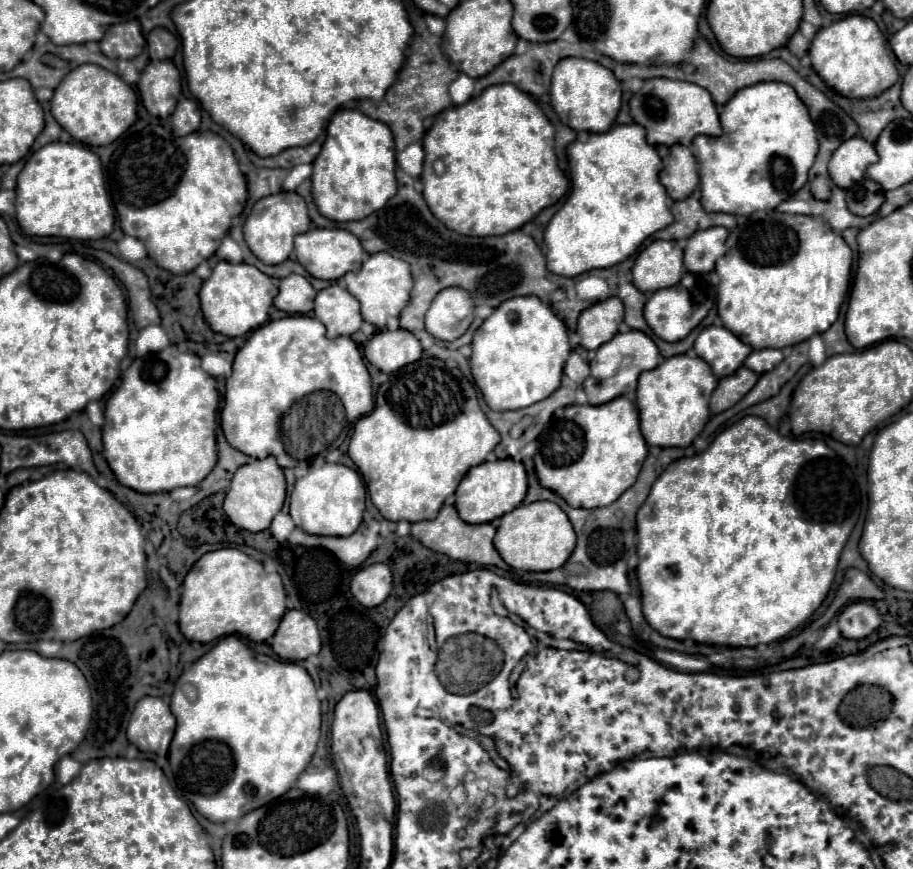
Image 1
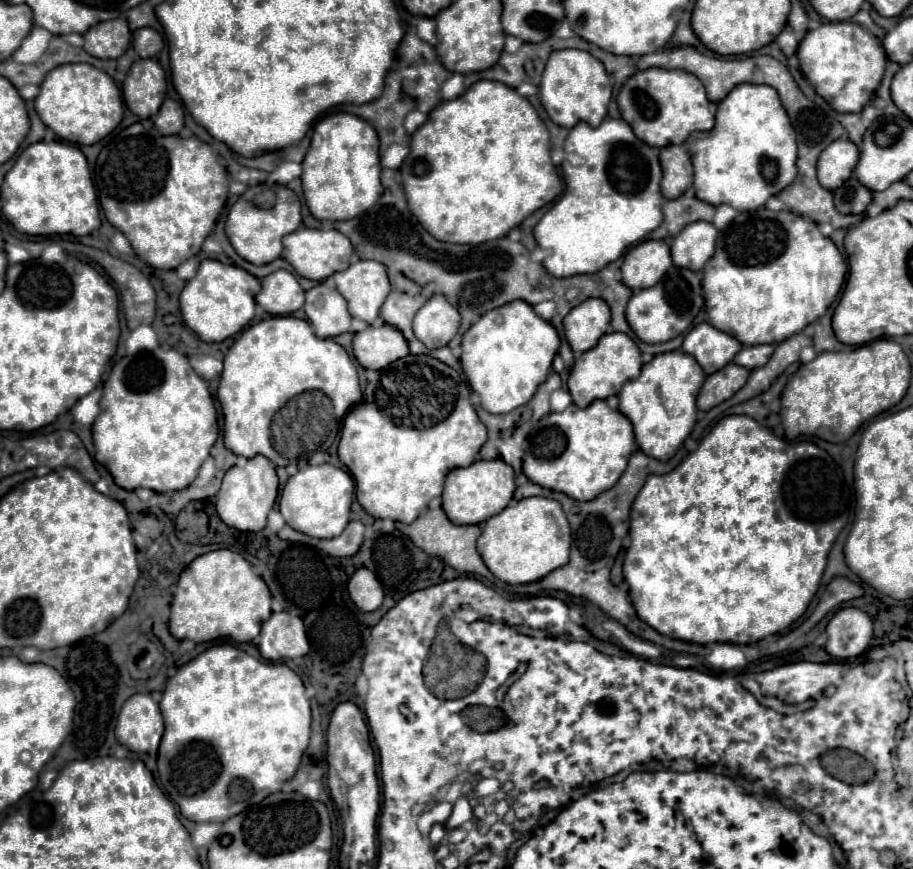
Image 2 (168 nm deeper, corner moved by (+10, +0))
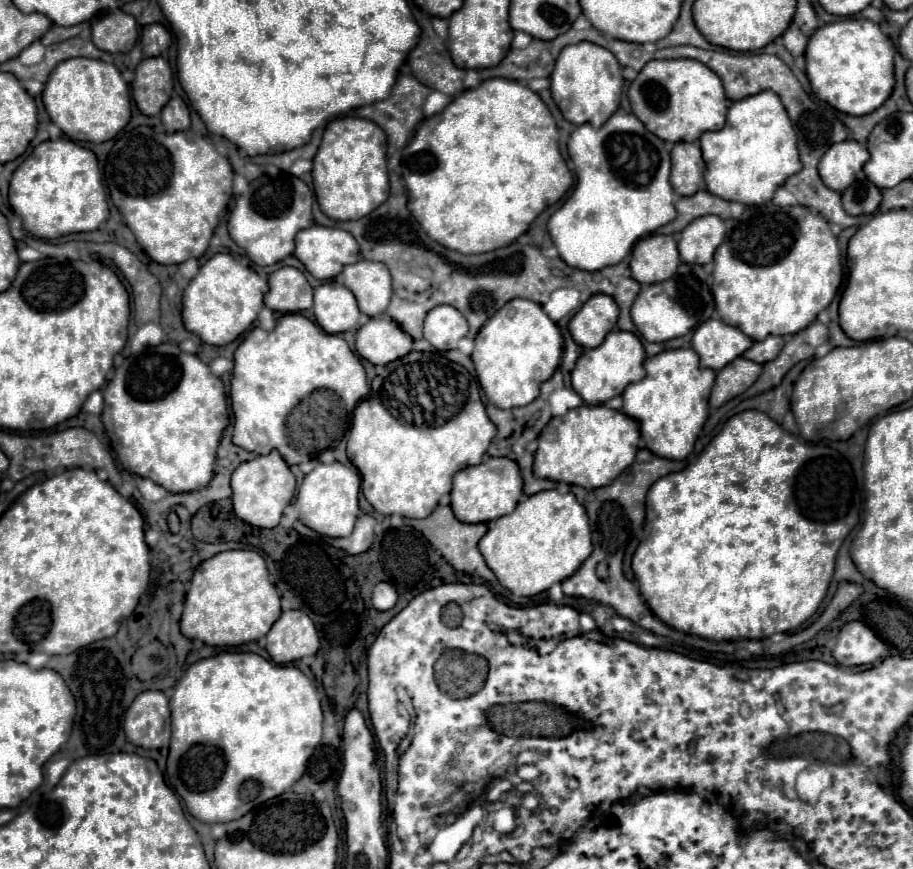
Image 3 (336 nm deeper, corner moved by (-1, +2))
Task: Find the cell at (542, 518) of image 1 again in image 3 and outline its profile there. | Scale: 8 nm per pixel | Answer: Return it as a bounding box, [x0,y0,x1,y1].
[478,490,592,596]

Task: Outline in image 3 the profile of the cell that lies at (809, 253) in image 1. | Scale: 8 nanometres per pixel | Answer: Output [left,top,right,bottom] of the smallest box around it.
[712,202,845,340]

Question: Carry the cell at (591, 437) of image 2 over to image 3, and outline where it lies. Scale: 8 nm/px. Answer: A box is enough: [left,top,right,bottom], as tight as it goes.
[533,404,640,488]

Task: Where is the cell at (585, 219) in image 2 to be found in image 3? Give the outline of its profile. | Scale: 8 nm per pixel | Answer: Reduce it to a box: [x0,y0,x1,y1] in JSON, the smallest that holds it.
[548,112,676,272]

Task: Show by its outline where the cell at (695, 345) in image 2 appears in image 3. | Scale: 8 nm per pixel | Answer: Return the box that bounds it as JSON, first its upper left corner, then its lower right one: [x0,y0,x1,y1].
[692,320,752,370]

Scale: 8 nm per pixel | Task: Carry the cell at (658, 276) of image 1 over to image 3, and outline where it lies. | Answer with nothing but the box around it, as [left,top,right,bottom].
[630,234,680,284]

